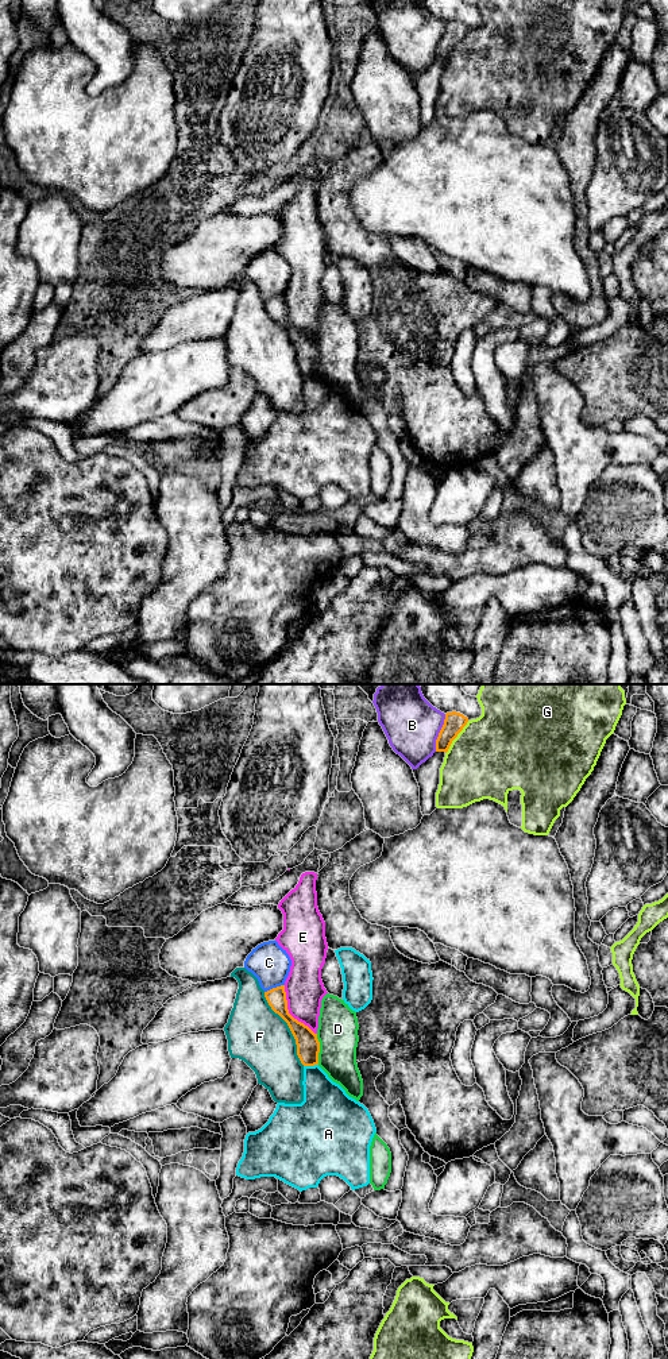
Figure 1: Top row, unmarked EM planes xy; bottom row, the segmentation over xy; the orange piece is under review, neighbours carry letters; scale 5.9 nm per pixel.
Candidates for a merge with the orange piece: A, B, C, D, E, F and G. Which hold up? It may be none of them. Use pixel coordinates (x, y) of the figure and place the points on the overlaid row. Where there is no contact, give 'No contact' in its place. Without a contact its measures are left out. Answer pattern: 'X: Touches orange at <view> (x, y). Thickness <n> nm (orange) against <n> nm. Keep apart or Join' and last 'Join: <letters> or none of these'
A: Touches orange at xy (311, 1065). Thickness 140 nm (orange) against 280 nm. Keep apart
B: Touches orange at xy (439, 733). Thickness 120 nm (orange) against 340 nm. Keep apart
C: Touches orange at xy (274, 988). Thickness 120 nm (orange) against 240 nm. Keep apart
D: Touches orange at xy (319, 1049). Thickness 140 nm (orange) against 240 nm. Keep apart
E: Touches orange at xy (288, 1012). Thickness 140 nm (orange) against 220 nm. Keep apart
F: Touches orange at xy (289, 1027). Thickness 140 nm (orange) against 340 nm. Keep apart
G: Touches orange at xy (456, 736). Thickness 120 nm (orange) against 480 nm. Keep apart
Join: none of these

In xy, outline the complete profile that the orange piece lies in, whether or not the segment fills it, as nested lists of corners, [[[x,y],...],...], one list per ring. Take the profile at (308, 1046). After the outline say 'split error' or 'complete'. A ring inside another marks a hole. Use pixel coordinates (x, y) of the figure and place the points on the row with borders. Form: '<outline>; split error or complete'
[[[285,985],[265,992],[271,1009],[289,1026],[297,1045],[297,1055],[304,1066],[318,1065],[320,1042],[308,1026],[294,1019],[287,1009]]]; complete

